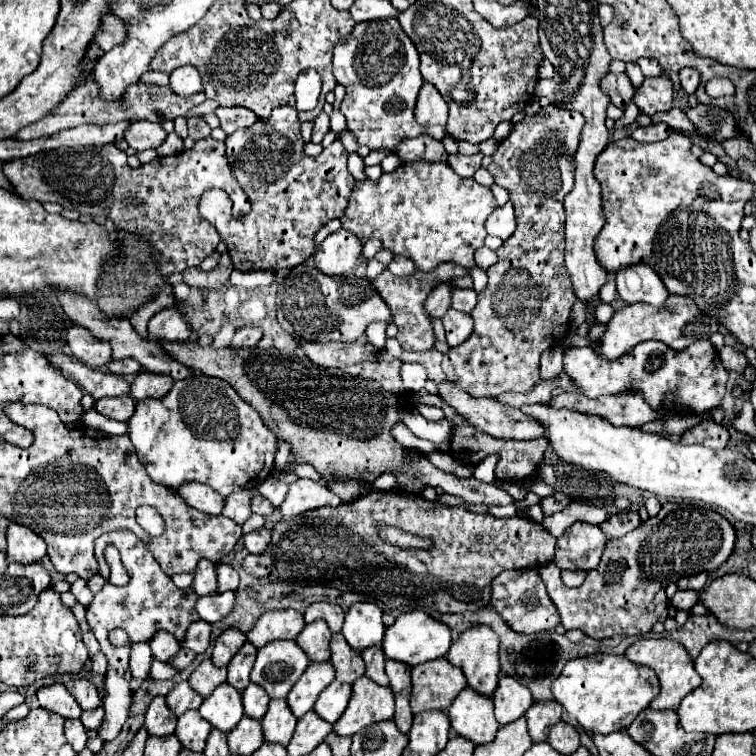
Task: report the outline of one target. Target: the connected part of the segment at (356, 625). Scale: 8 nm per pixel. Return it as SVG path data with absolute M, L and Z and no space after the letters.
M354 603L346 613L342 635L354 651L380 645L384 639L382 609L376 603Z

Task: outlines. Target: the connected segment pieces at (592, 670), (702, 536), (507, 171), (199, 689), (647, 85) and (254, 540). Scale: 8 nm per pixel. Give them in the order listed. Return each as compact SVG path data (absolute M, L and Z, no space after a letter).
M598 653L594 657L578 657L570 661L568 665L564 665L562 673L552 685L554 699L564 707L562 719L574 727L584 729L588 735L596 735L596 733L606 735L614 731L626 731L626 727L636 719L636 715L642 709L650 705L650 701L658 695L658 691L660 691L660 683L656 673L650 667L636 665L628 661L624 655L606 655L606 653Z
M664 503L656 517L644 521L638 529L626 533L620 539L610 539L598 569L590 571L586 581L578 589L570 589L560 579L560 569L550 563L538 569L552 603L558 609L560 625L564 629L580 629L588 637L606 639L614 635L646 635L654 623L664 623L668 617L668 599L666 599L666 585L676 583L684 575L694 575L700 571L714 571L718 569L734 549L736 531L734 527L716 511L708 511L696 505L678 505L678 503Z
M548 105L548 107L542 107L538 115L524 117L520 123L516 123L514 129L512 129L512 133L498 145L496 153L492 155L492 163L490 163L488 171L494 175L494 179L496 179L496 183L500 187L508 189L510 201L512 201L512 205L516 209L516 225L518 227L512 233L512 237L508 237L502 243L502 247L496 251L498 253L498 261L492 267L486 269L488 287L482 293L478 293L478 303L476 303L474 311L470 313L472 319L474 319L474 331L472 331L472 335L462 345L452 347L444 355L444 359L442 359L442 369L444 369L446 377L448 377L448 381L456 383L458 387L462 387L464 391L468 391L474 397L496 397L496 395L500 395L504 391L522 391L522 393L530 391L540 381L540 377L538 377L538 361L540 361L542 351L548 349L548 347L560 345L562 337L570 329L570 309L576 303L576 295L574 295L574 289L570 289L570 275L566 273L566 267L564 267L564 253L562 253L562 245L564 245L564 205L562 205L562 201L570 193L570 189L574 185L574 153L576 153L576 147L580 143L582 127L584 127L584 119L582 119L582 115L578 111L566 111L566 109L558 109L554 105Z
M210 659L202 661L202 663L196 667L196 671L190 675L190 679L188 679L190 687L192 687L202 699L206 699L206 697L208 697L218 685L222 685L224 681L226 681L226 669L214 667Z
M666 75L644 79L642 87L636 89L634 103L638 105L640 113L650 115L650 117L660 111L670 111L672 109L672 83L670 83L670 79Z
M262 527L258 531L252 531L252 533L244 535L244 547L254 555L266 551L268 545L270 545L270 529L268 527Z

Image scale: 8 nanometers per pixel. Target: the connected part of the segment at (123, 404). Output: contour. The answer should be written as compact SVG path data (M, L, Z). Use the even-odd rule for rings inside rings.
M126 395L126 397L108 397L108 399L100 399L94 403L94 409L108 417L108 419L116 419L116 421L128 421L134 415L134 407L136 401Z

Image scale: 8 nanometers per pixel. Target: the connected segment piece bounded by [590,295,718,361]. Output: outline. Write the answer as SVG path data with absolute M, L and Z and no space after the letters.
M670 295L666 305L662 305L660 309L642 305L642 303L634 303L634 305L626 305L622 309L618 309L614 313L614 317L606 323L606 331L598 339L598 345L590 345L590 349L596 355L604 357L606 361L614 361L614 359L626 355L628 351L632 351L642 341L654 339L654 341L666 343L668 347L672 347L676 351L682 351L682 349L690 347L694 341L708 339L716 331L718 331L718 321L714 317L704 315L694 305L692 299L680 297L680 295Z

